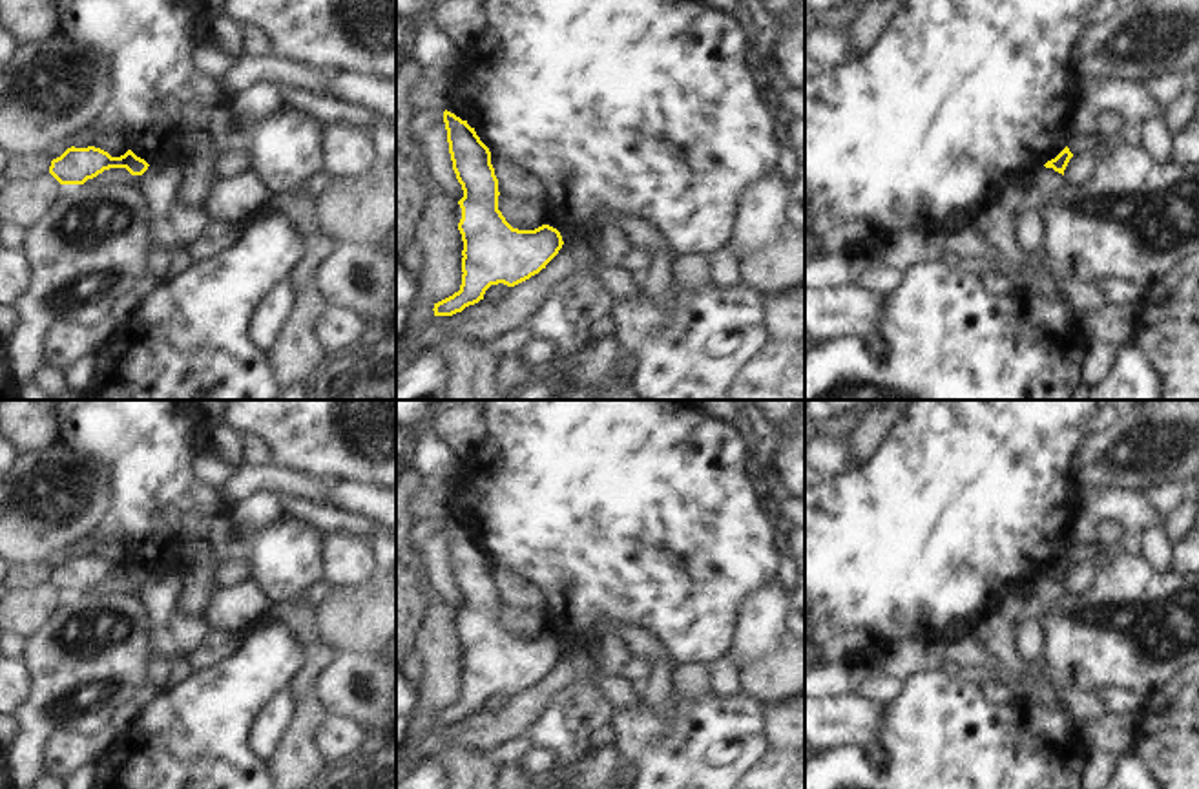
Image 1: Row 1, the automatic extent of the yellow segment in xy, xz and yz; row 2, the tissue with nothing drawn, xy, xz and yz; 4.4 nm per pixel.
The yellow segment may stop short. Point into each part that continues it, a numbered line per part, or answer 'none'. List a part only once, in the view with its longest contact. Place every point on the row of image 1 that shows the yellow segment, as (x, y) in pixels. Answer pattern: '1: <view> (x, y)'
none

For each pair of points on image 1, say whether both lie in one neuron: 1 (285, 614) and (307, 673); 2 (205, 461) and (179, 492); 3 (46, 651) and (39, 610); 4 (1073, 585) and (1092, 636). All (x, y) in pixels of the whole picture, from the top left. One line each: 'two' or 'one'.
1: one
2: two
3: two
4: two

